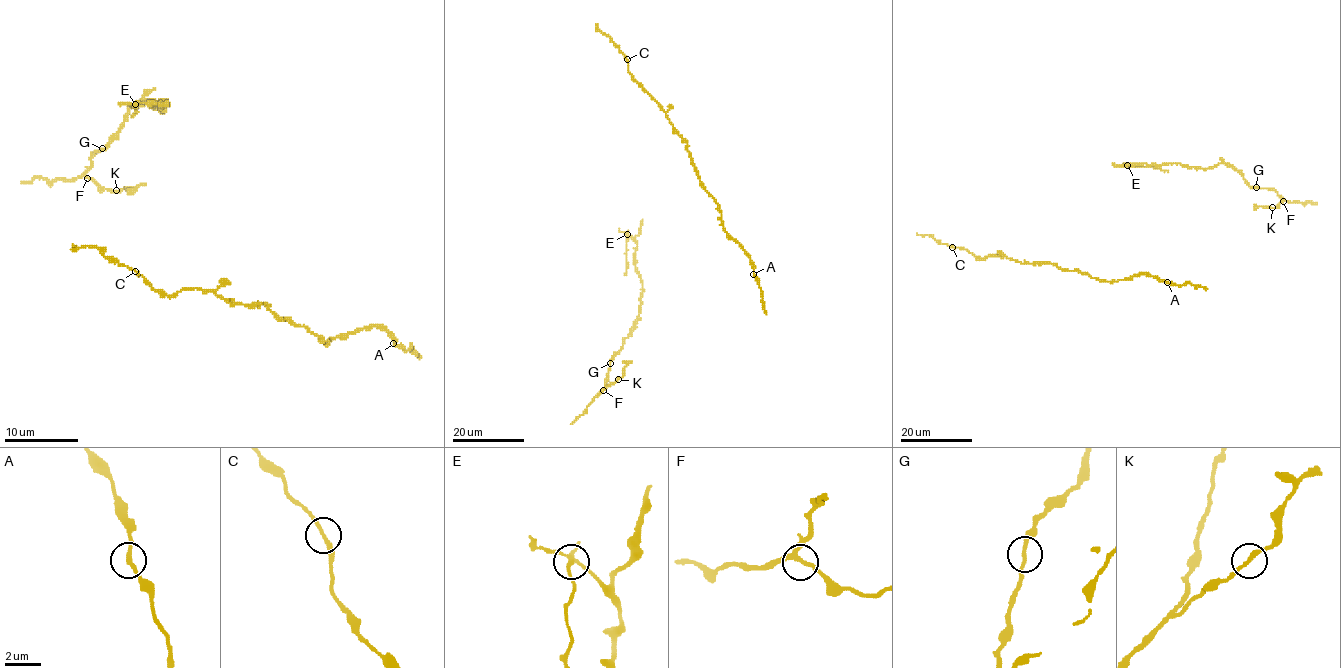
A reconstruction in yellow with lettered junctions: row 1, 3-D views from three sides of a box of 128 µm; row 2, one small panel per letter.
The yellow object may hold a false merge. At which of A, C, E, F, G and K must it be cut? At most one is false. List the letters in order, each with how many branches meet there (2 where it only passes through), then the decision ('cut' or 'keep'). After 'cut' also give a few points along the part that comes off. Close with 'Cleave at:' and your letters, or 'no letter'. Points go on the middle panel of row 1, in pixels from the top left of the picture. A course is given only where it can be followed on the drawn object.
A: branches 2; keep
C: branches 2; keep
E: branches 4; cut; course (627, 234), (625, 275)
F: branches 3; keep
G: branches 2; keep
K: branches 2; keep
Cleave at: E

